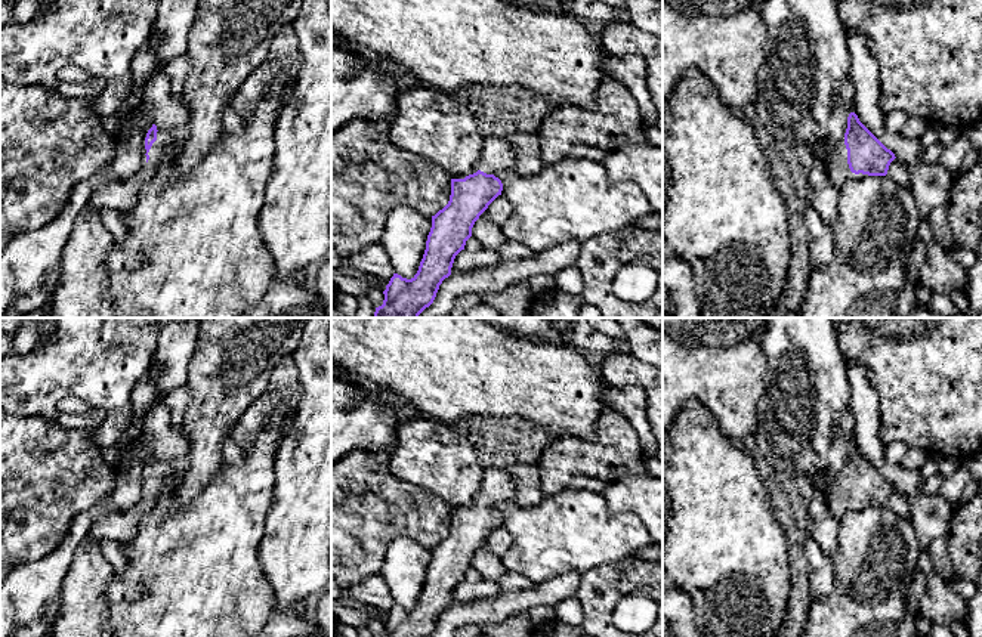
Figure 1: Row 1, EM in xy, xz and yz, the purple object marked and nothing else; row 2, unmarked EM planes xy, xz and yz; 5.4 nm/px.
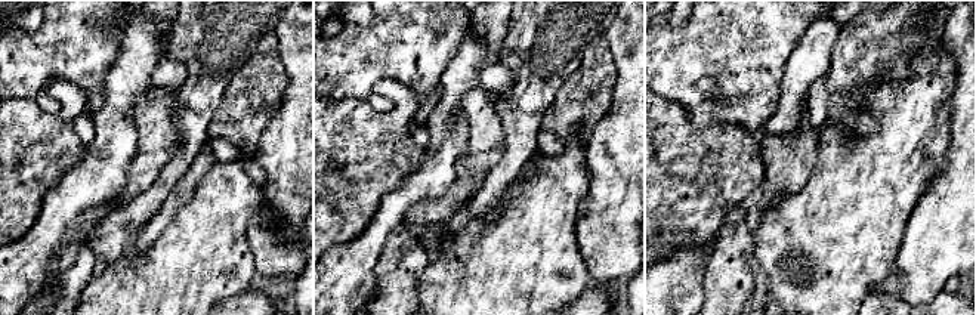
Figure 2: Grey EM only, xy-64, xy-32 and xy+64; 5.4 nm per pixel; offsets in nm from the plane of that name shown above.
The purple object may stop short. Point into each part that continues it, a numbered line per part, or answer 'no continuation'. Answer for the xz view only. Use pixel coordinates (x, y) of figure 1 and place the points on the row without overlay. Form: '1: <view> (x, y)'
1: xz (497, 485)

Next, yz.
1: yz (839, 503)

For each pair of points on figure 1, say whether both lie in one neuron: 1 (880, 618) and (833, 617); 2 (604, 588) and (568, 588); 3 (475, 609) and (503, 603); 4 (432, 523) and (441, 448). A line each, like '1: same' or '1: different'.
1: same
2: different
3: same
4: different

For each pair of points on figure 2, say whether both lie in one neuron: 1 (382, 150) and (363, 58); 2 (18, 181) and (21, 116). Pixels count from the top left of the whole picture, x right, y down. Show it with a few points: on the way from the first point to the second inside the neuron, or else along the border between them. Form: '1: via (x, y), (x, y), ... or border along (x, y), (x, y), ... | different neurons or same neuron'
1: border along (331, 99), (360, 98), (367, 101) | different neurons
2: via (18, 164), (18, 132) | same neuron

